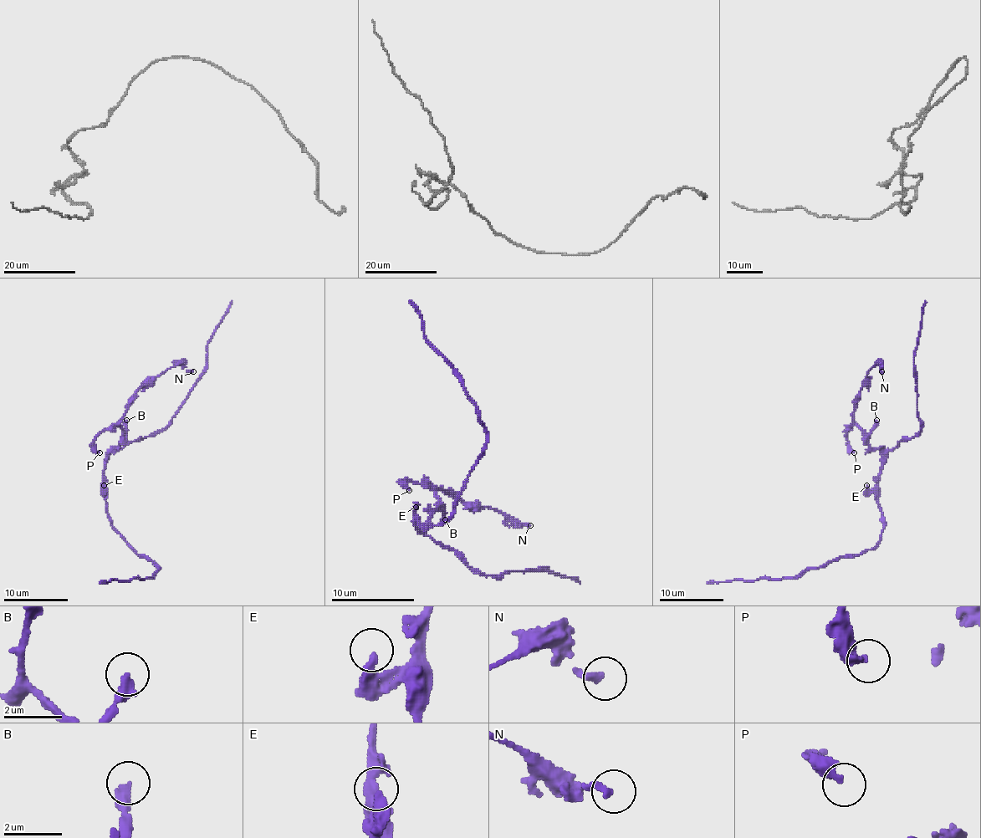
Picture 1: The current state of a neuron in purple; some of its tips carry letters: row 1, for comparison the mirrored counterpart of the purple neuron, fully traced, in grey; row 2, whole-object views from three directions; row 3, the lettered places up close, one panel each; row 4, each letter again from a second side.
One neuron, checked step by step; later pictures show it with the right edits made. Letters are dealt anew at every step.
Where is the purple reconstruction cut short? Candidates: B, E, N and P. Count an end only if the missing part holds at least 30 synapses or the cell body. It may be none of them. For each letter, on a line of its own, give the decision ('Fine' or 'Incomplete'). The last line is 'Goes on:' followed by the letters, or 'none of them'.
B: Fine
E: Fine
N: Fine
P: Fine
Goes on: none of them

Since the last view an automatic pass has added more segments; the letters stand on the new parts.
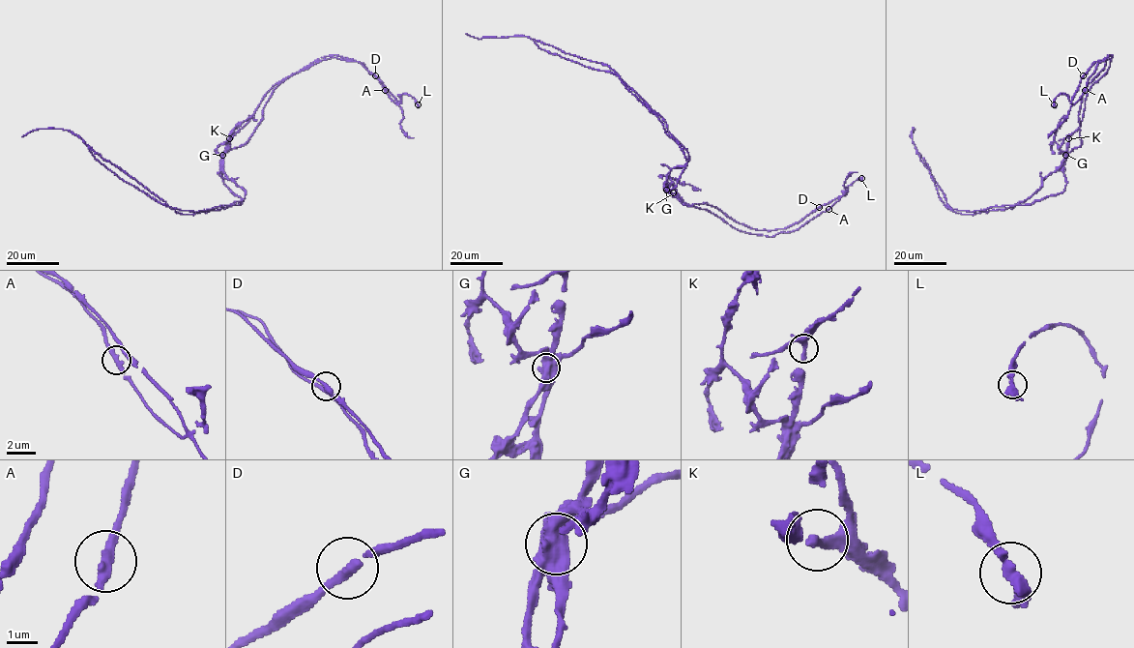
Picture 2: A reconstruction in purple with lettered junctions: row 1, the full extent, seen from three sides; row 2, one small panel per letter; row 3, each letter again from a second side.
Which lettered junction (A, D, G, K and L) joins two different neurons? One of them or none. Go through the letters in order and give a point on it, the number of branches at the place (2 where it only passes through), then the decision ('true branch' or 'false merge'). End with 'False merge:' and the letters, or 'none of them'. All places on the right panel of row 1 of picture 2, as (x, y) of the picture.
A: place (1085, 90); branches 2; true branch
D: place (1083, 75); branches 2; true branch
G: place (1065, 155); branches 3; false merge
K: place (1068, 138); branches 2; true branch
L: place (1054, 104); branches 2; true branch
False merge: G

